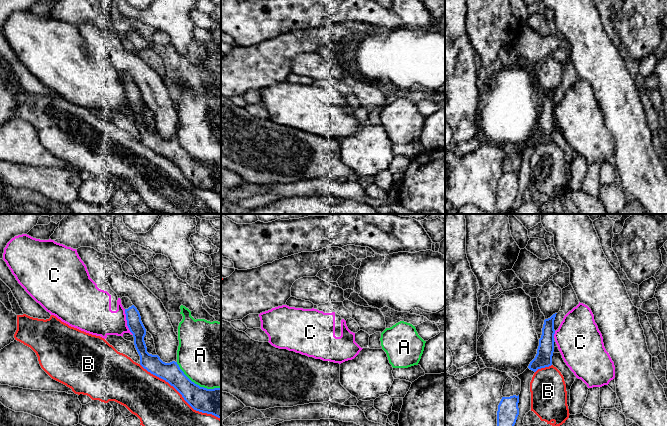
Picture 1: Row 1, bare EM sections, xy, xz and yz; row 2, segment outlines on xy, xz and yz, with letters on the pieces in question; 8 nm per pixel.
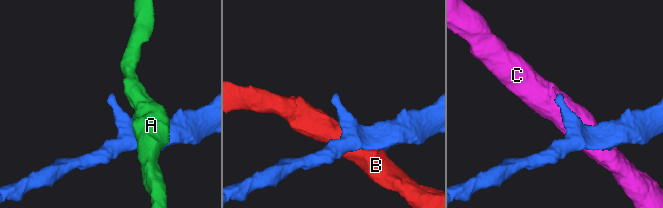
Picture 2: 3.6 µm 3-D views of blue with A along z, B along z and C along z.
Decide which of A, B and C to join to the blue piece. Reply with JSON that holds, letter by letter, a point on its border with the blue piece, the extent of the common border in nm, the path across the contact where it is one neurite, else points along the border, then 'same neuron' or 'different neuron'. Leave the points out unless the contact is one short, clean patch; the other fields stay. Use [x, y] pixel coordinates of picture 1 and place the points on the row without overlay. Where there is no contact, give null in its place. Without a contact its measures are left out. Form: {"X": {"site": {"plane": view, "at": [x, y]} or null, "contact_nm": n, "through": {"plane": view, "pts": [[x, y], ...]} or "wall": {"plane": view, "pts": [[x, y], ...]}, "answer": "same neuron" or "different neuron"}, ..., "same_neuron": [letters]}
{"A": {"site": {"plane": "xy", "at": [196, 160]}, "contact_nm": 420, "answer": "different neuron"}, "B": {"site": {"plane": "xy", "at": [180, 169]}, "contact_nm": 800, "answer": "different neuron"}, "C": {"site": {"plane": "xy", "at": [127, 98]}, "contact_nm": 220, "wall": {"plane": "xy", "pts": [[124, 85], [127, 103], [133, 110]]}, "answer": "different neuron"}, "same_neuron": []}

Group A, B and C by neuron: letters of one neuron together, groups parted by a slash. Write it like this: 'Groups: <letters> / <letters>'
Groups: A / B / C

